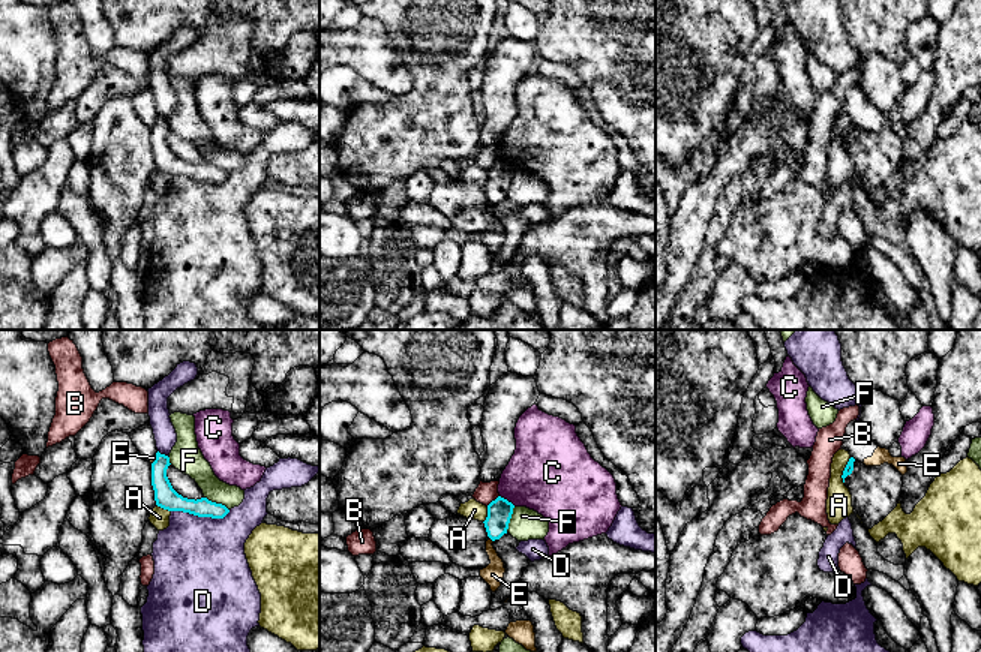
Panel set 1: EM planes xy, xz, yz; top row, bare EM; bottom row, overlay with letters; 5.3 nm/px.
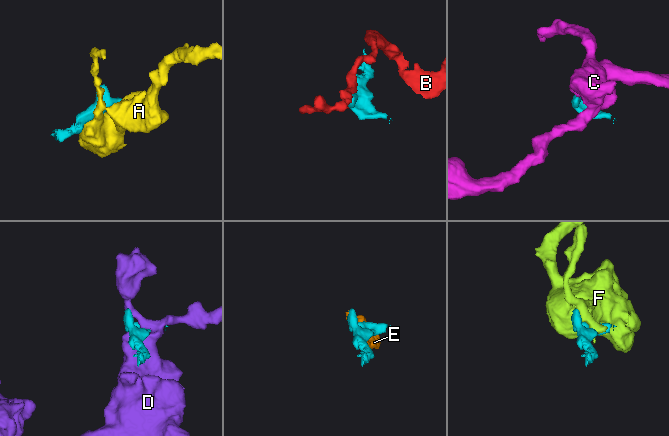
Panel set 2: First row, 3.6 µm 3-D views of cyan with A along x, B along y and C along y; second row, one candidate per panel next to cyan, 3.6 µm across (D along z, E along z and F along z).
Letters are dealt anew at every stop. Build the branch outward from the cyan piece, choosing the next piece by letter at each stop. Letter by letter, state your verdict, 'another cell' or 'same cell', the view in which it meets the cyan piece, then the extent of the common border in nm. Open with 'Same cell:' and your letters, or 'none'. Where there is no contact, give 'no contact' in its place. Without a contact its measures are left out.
Same cell: none
A: another cell | yz | 150 nm
B: another cell | xz | 90 nm
C: another cell | xz | 110 nm
D: another cell | xy | 320 nm
E: another cell | xz | 40 nm
F: another cell | xy | 150 nm

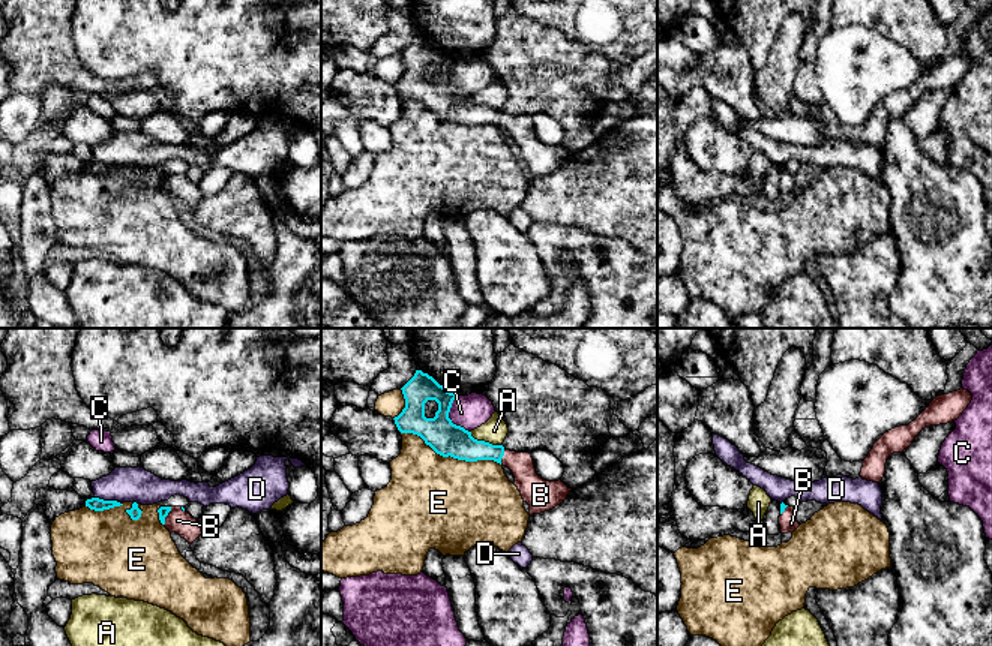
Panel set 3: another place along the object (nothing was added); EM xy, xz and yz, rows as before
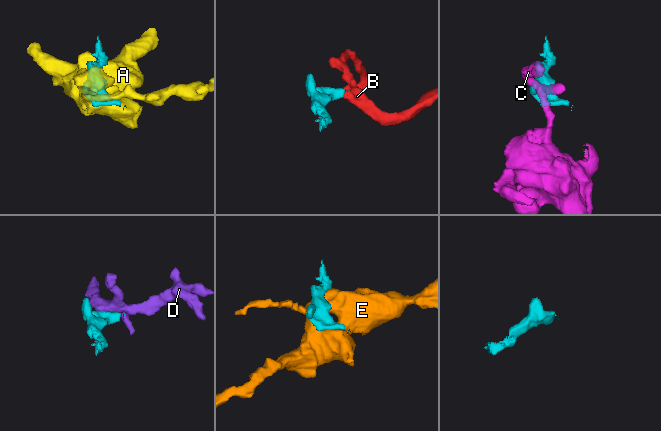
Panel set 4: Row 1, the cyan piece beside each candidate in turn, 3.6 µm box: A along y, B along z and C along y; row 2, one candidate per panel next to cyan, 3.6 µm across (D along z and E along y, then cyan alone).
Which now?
Same cell: B
A: another cell | xz | 190 nm
B: same cell | xy | 100 nm
C: another cell | xz | 220 nm
D: another cell | xy | 140 nm
E: another cell | xz | 550 nm

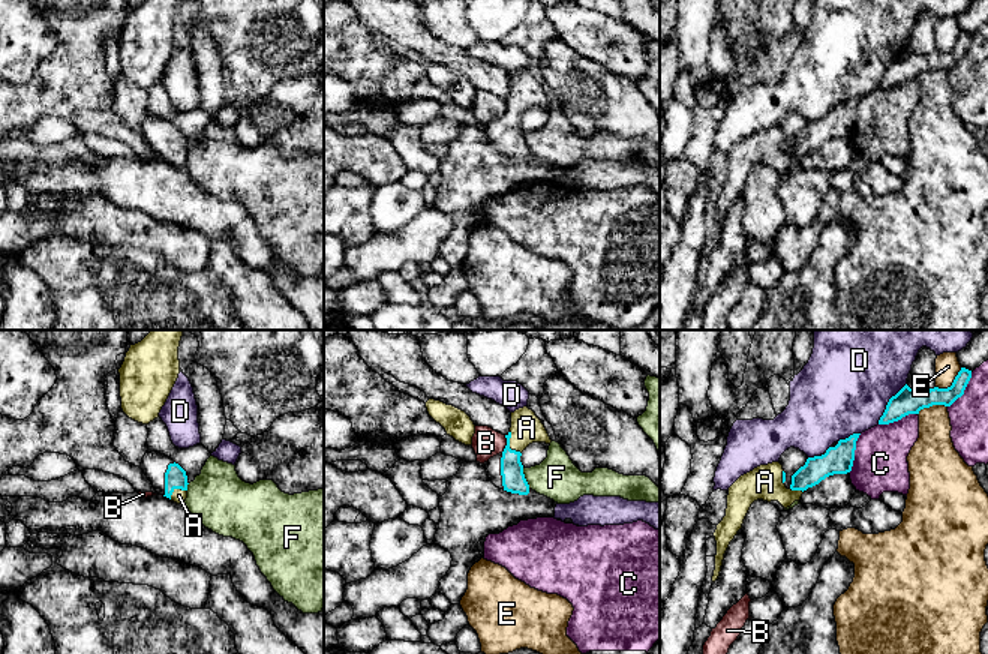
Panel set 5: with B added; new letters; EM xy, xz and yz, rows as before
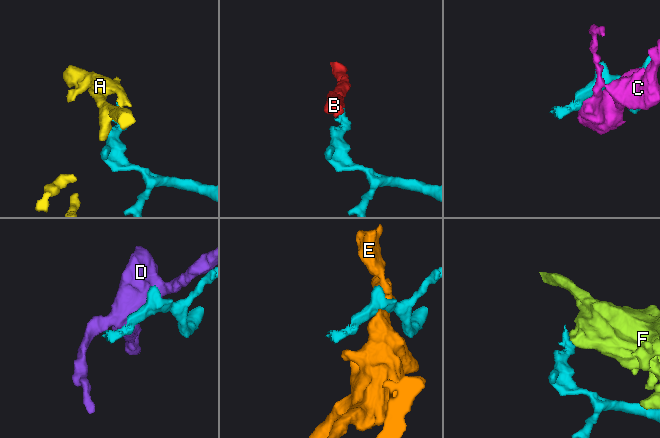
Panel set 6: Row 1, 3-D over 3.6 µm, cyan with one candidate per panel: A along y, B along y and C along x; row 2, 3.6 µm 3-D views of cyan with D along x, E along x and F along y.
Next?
Same cell: A
A: same cell | xz | 140 nm
B: another cell | xz | 100 nm
C: another cell | yz | 220 nm
D: another cell | yz | 280 nm
E: another cell | yz | 180 nm
F: another cell | xz | 120 nm

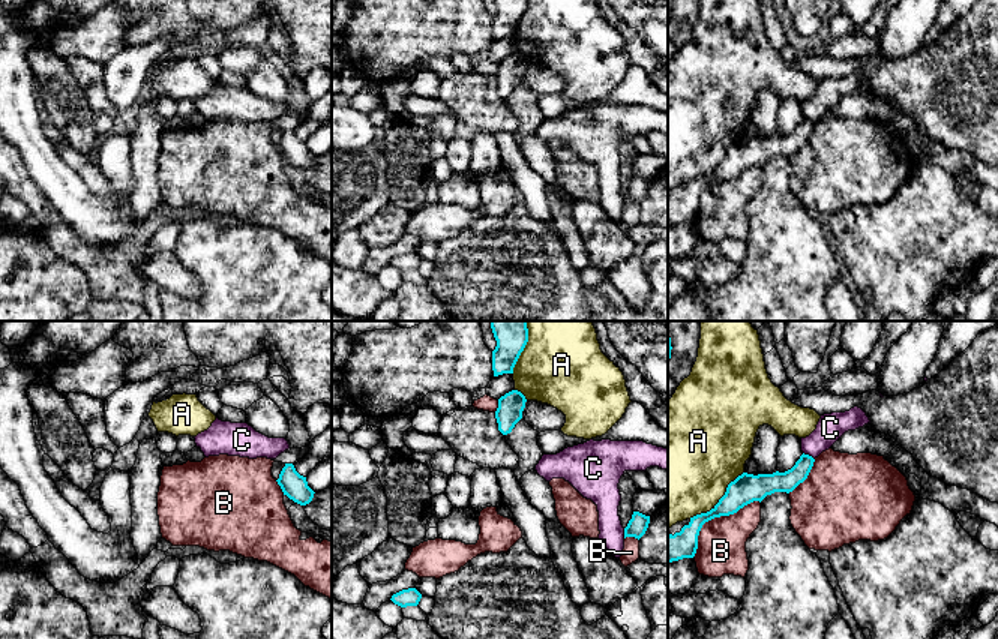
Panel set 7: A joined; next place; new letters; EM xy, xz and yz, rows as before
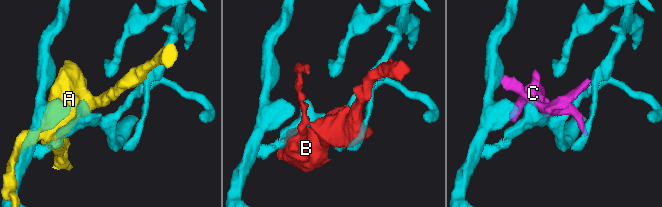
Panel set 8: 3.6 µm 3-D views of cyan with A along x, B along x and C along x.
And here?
Same cell: none
A: another cell | yz | 380 nm
B: another cell | yz | 480 nm
C: another cell | yz | 80 nm

